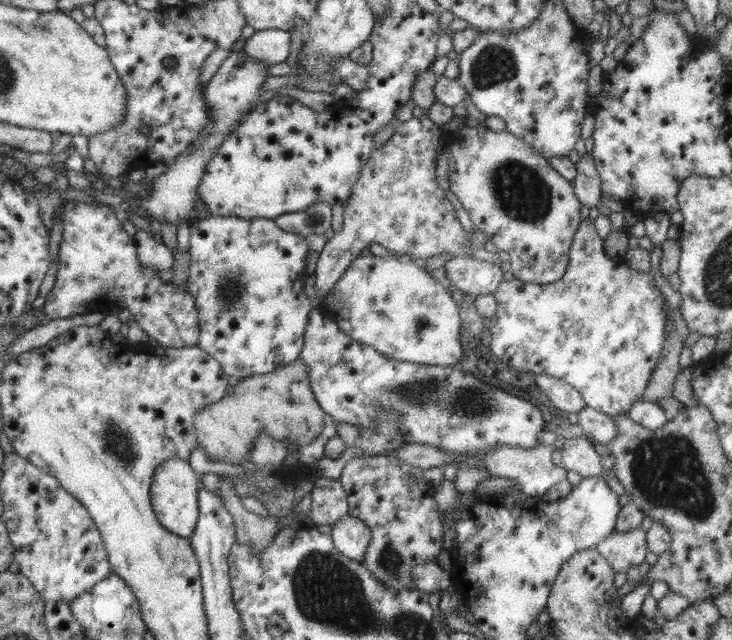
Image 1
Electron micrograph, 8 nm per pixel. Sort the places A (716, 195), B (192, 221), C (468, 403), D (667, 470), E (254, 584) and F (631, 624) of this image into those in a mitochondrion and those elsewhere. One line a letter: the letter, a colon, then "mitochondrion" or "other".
A: other
B: other
C: mitochondrion
D: mitochondrion
E: other
F: other

